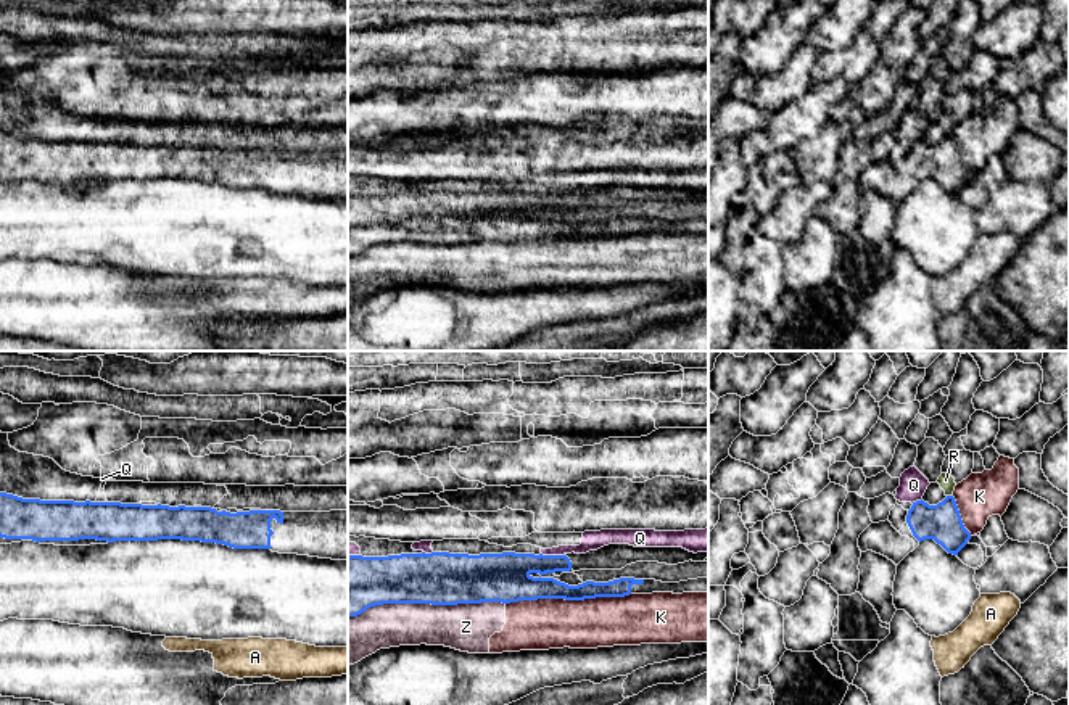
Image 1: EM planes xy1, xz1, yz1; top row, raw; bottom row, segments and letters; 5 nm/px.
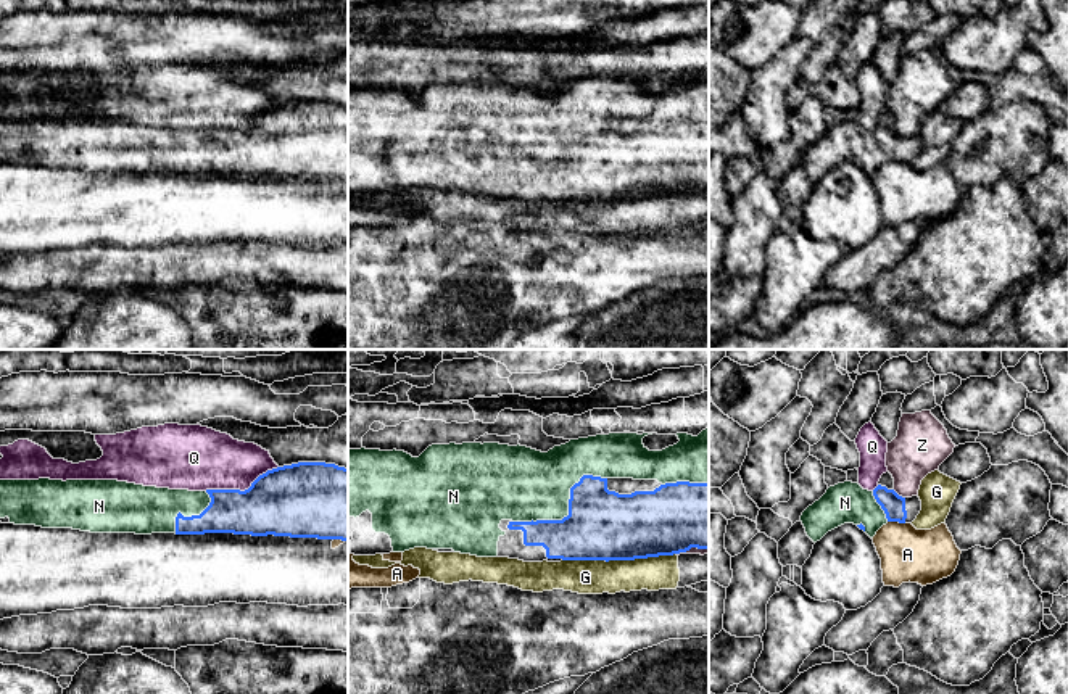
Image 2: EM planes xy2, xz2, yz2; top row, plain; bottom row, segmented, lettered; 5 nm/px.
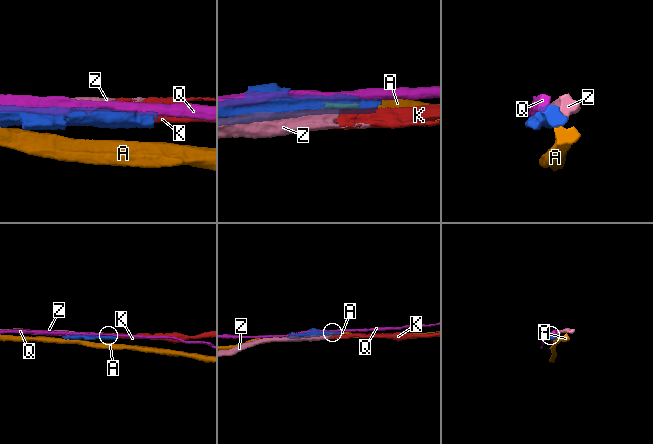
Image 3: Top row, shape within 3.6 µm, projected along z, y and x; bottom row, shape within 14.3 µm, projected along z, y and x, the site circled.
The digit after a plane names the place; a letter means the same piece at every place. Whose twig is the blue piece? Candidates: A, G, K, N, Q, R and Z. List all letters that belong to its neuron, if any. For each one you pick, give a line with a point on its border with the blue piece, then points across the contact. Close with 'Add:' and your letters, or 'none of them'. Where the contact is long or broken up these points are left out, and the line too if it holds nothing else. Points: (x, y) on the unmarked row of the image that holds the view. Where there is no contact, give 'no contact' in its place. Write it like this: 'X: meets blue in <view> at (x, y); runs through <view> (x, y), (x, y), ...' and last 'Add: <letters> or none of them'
N: meets blue in xz2 at (569, 150)
Add: N

